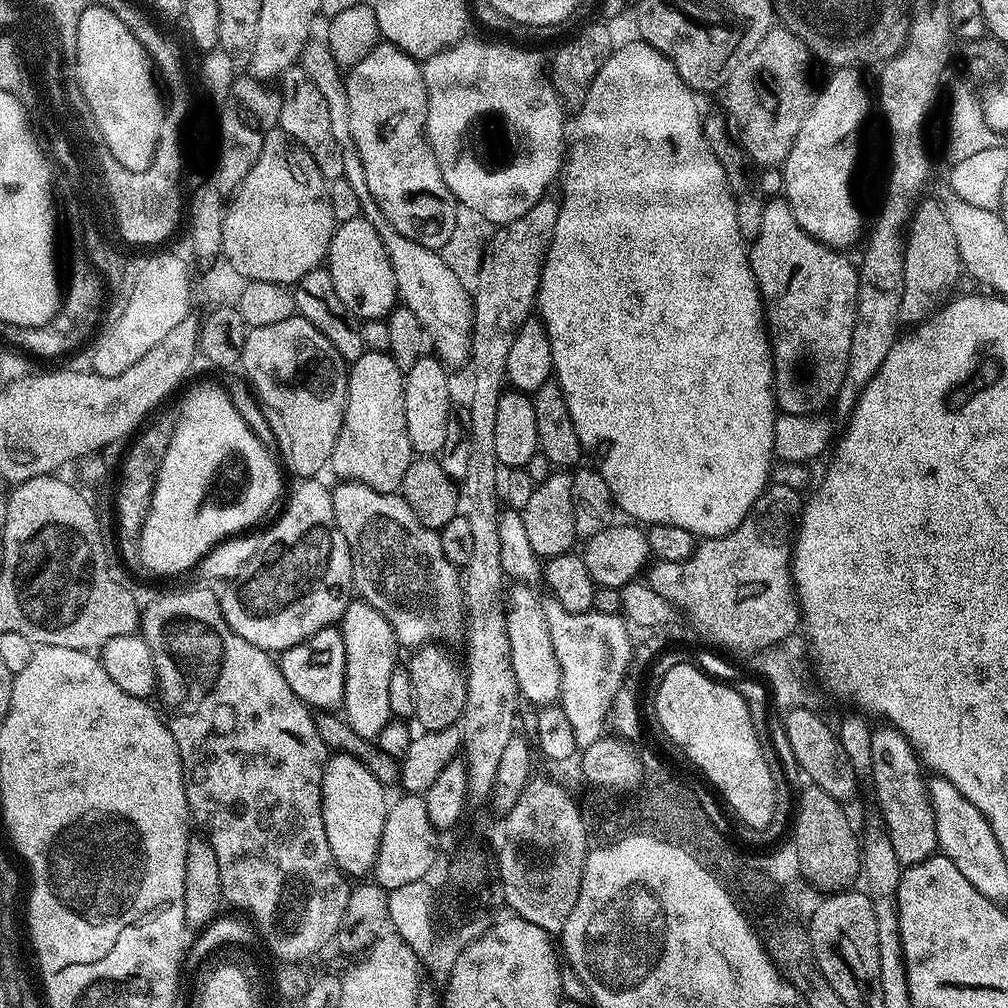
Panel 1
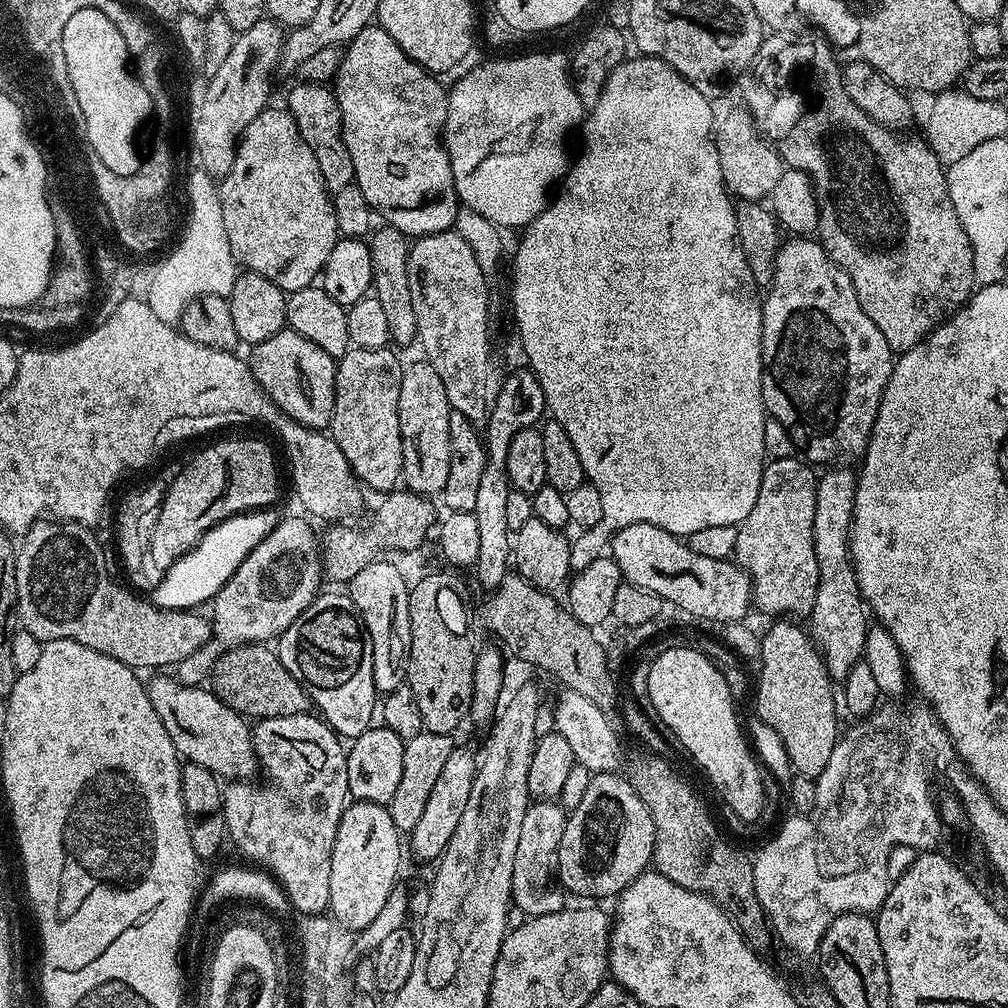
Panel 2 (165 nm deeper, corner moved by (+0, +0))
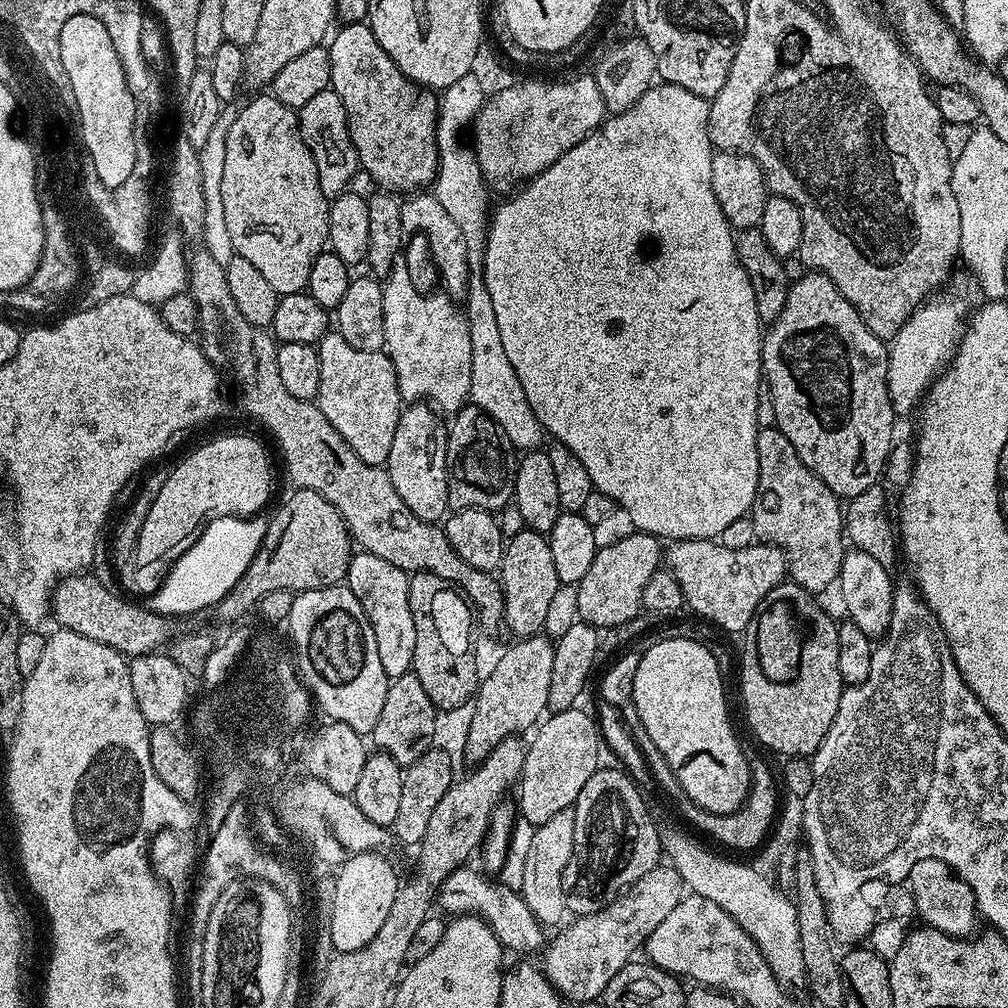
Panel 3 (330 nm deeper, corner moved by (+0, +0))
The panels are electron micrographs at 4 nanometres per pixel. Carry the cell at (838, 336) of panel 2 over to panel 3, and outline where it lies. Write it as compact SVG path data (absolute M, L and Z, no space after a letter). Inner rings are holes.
M808 270L799 280L789 283L786 306L782 306L782 314L778 314L776 321L762 336L760 346L762 380L766 385L767 395L768 392L772 395L772 416L776 419L773 420L775 427L780 428L782 434L786 434L786 438L790 438L790 446L794 446L794 450L798 450L798 458L802 458L805 466L818 478L822 478L822 482L826 486L830 486L834 495L841 498L860 495L864 490L879 485L888 462L888 455L892 453L894 447L892 431L896 428L898 417L895 410L892 409L888 393L888 349L889 345L885 341L879 340L870 330L870 326L866 326L866 322L862 322L858 310L854 310L854 306L850 306L850 302L846 302L846 298L842 298L838 286L834 286L834 282L830 282L830 278L826 278L822 273L811 270Z

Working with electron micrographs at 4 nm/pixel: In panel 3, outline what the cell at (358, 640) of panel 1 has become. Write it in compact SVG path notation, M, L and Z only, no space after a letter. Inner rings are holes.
M363 550L357 551L353 555L348 575L346 577L346 586L362 602L362 610L370 622L370 626L376 635L378 642L378 659L382 661L382 670L386 670L389 678L395 678L409 672L414 658L414 614L410 614L410 590L408 589L409 573L386 562L386 558L378 558L374 554Z

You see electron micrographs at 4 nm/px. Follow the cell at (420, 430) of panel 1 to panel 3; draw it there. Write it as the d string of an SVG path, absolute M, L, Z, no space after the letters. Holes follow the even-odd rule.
M412 402L401 411L398 426L394 430L394 443L390 446L387 469L390 482L394 482L394 490L398 490L398 498L410 506L410 510L418 517L429 522L440 522L449 515L448 507L448 467L446 466L446 450L448 449L448 428L442 421L441 413L427 402Z

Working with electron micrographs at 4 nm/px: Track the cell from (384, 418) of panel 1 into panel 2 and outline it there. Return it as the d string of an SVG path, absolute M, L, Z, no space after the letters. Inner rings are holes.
M349 347L348 352L339 357L336 365L336 397L334 414L330 425L330 435L338 442L346 462L351 466L357 481L361 485L373 488L379 494L387 494L397 487L404 470L402 458L402 434L398 422L398 390L402 386L402 374L405 365L400 364L391 347L378 350Z

